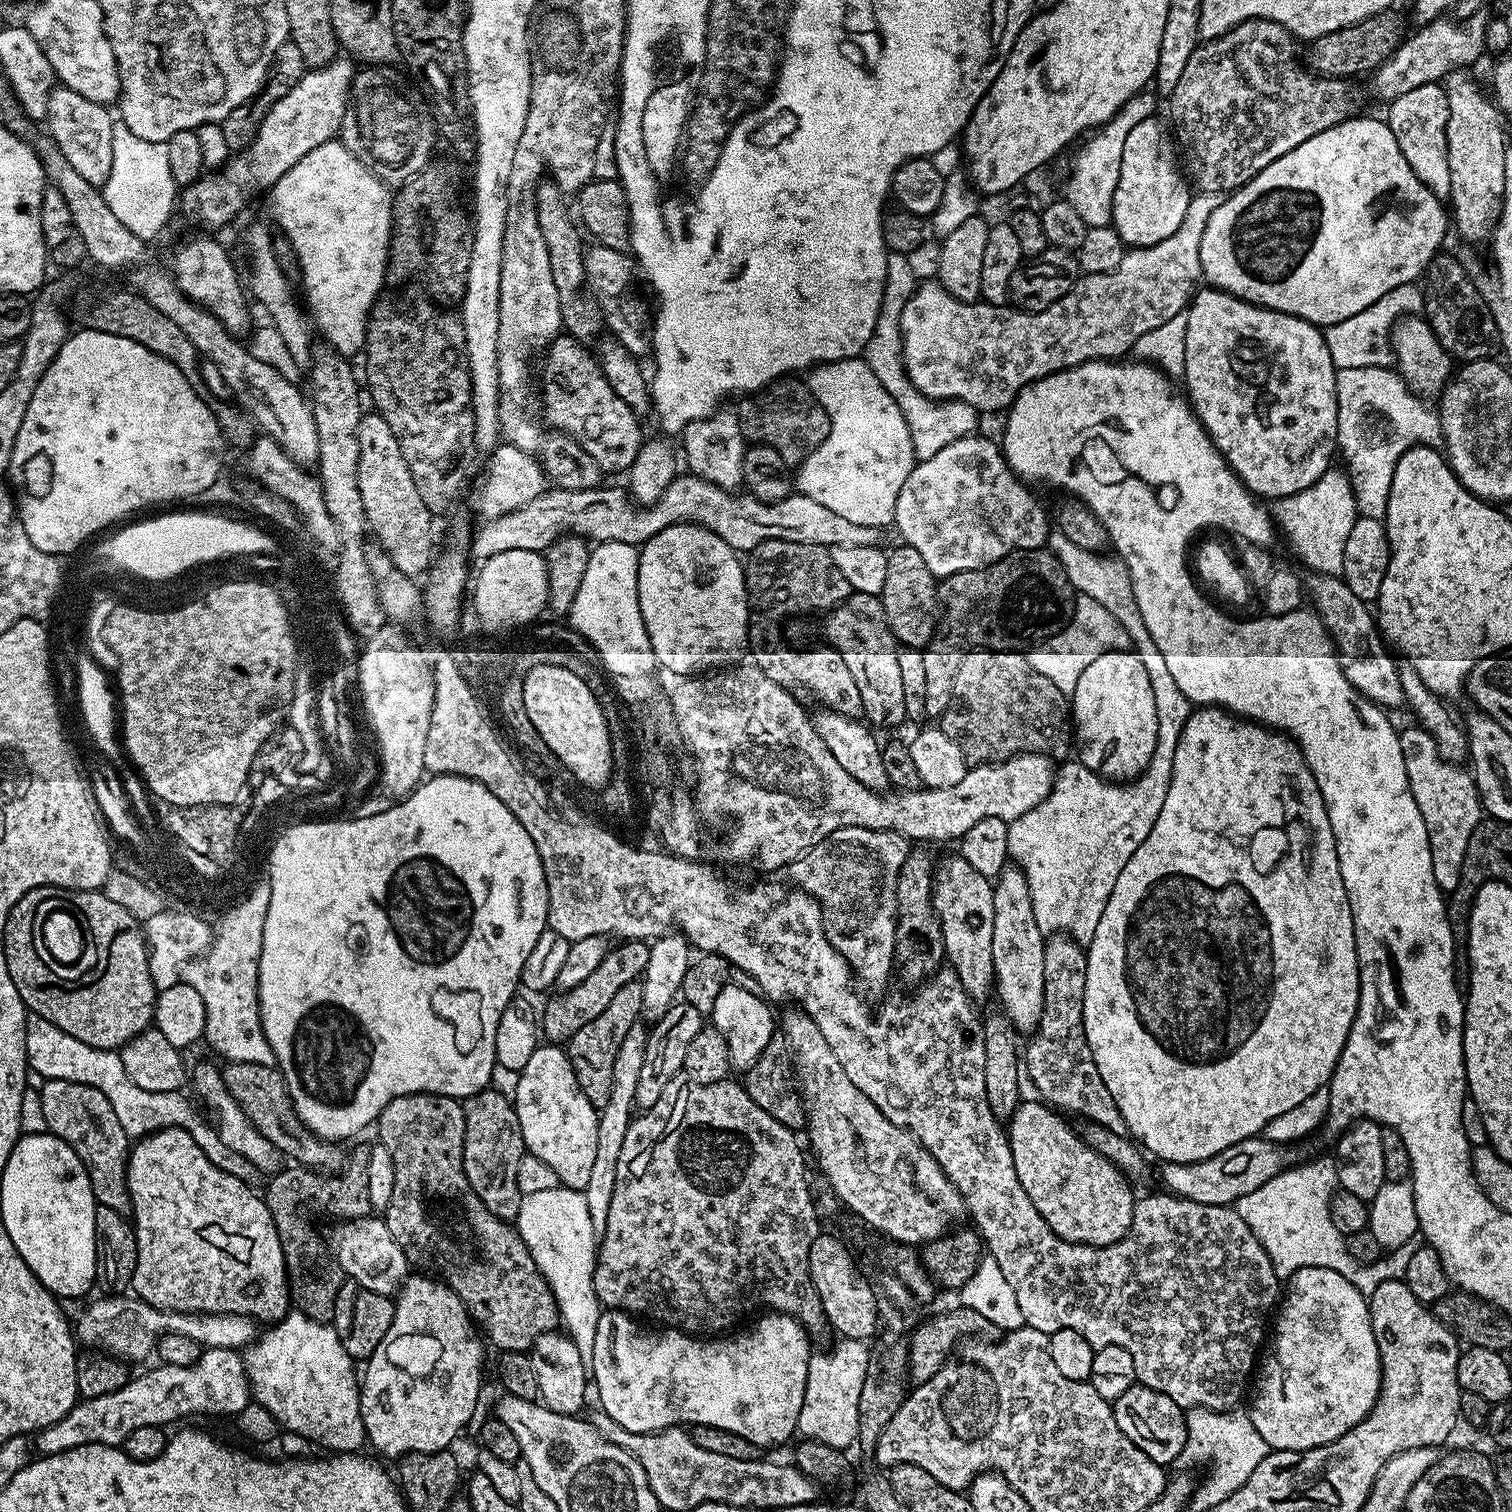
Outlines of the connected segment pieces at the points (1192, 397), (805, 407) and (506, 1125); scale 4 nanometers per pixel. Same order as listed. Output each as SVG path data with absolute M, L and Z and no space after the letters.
M1204 286L1197 291L1190 301L1187 309L1188 321L1186 322L1186 366L1182 377L1183 387L1186 389L1186 399L1192 406L1193 412L1200 420L1202 427L1214 442L1214 446L1224 456L1224 461L1230 465L1248 491L1257 498L1283 498L1290 494L1298 494L1318 478L1327 468L1333 467L1332 455L1337 455L1338 440L1338 398L1335 392L1336 373L1338 366L1330 358L1330 350L1324 341L1324 333L1319 327L1306 322L1297 316L1275 312L1273 308L1262 308L1258 304L1250 304L1247 300L1239 300L1228 292L1221 292L1218 288Z
M781 378L773 380L767 388L749 395L738 407L740 432L745 441L770 450L778 450L790 466L799 466L824 440L828 432L828 415L800 378Z
M496 1086L483 1088L481 1092L475 1092L473 1096L467 1097L463 1101L464 1106L464 1149L462 1158L464 1159L464 1173L482 1206L490 1210L500 1220L509 1222L515 1221L518 1210L520 1209L521 1194L518 1190L518 1162L526 1154L522 1130L518 1122L515 1103L508 1100L496 1089Z

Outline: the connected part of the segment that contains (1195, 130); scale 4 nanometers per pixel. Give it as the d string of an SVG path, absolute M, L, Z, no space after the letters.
M1247 20L1238 26L1234 26L1218 38L1203 41L1197 45L1194 53L1190 54L1186 67L1182 70L1181 77L1178 78L1177 85L1174 86L1174 90L1168 97L1168 103L1170 103L1174 122L1172 130L1186 178L1199 193L1216 196L1235 192L1246 182L1250 182L1250 178L1254 178L1262 170L1266 170L1266 166L1270 166L1270 162L1282 158L1282 154L1290 154L1290 150L1294 150L1294 146L1302 146L1302 142L1306 142L1306 138L1314 138L1314 134L1322 134L1322 130L1330 130L1330 126L1340 124L1343 120L1351 120L1361 111L1360 88L1356 85L1359 83L1339 76L1316 75L1302 63L1301 53L1300 56L1296 53L1296 46L1298 46L1297 38L1278 22L1273 20Z

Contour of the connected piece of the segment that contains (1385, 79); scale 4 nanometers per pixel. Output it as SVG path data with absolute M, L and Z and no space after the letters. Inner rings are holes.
M1483 11L1467 18L1441 18L1419 27L1397 48L1385 64L1371 73L1372 88L1383 102L1402 98L1417 86L1440 84L1445 76L1457 70L1467 69L1480 55L1485 55L1484 35L1489 17ZM1412 36L1412 37L1411 37Z

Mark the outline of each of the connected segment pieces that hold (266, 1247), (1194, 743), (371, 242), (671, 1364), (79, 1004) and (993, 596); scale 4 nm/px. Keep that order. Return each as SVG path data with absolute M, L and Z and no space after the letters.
M167 1128L149 1136L141 1136L131 1145L128 1154L128 1193L132 1203L131 1215L134 1217L136 1241L138 1242L138 1262L134 1266L134 1278L131 1291L139 1299L146 1300L150 1306L174 1312L209 1312L210 1314L236 1314L249 1316L251 1320L278 1322L290 1311L288 1294L288 1267L282 1254L282 1242L278 1238L278 1230L274 1226L274 1218L268 1209L263 1195L253 1185L240 1180L234 1174L226 1174L226 1170L218 1170L206 1154L194 1142L190 1134L179 1128Z
M1200 706L1193 711L1192 716L1184 724L1182 738L1178 738L1178 750L1174 750L1174 774L1170 778L1170 790L1166 790L1166 802L1162 802L1162 811L1158 813L1158 822L1154 822L1154 830L1146 834L1142 846L1134 850L1130 862L1122 866L1122 874L1118 874L1118 882L1114 882L1114 890L1106 902L1106 910L1102 910L1102 918L1098 921L1098 930L1094 930L1094 938L1086 945L1086 951L1088 965L1084 995L1084 1033L1086 1042L1090 1046L1090 1054L1094 1054L1094 1066L1098 1066L1098 1074L1102 1074L1102 1082L1106 1082L1106 1090L1110 1090L1110 1098L1114 1098L1131 1139L1139 1142L1145 1153L1153 1152L1160 1162L1193 1164L1199 1160L1214 1158L1214 1154L1226 1150L1226 1146L1234 1146L1234 1142L1249 1140L1251 1136L1260 1136L1267 1129L1269 1122L1278 1118L1278 1114L1286 1114L1286 1110L1294 1110L1294 1106L1306 1102L1310 1094L1314 1094L1331 1081L1338 1058L1348 1041L1350 1026L1354 1022L1356 1007L1360 1001L1360 967L1356 957L1356 931L1346 886L1342 882L1336 839L1334 830L1330 826L1328 808L1324 805L1324 799L1318 790L1318 782L1308 769L1299 744L1291 736L1253 724L1250 720L1237 718L1223 708Z
M335 139L328 140L322 146L310 150L310 154L306 154L306 158L302 158L302 162L290 166L290 170L286 170L286 174L282 174L282 178L278 178L278 182L272 185L270 195L272 195L272 216L280 223L279 231L292 244L298 273L300 272L301 278L304 279L304 296L308 299L308 308L312 311L312 316L316 319L321 334L325 336L323 339L344 357L354 357L355 352L357 355L363 349L364 329L368 327L368 314L372 311L372 305L381 295L380 287L384 284L384 276L386 280L388 248L392 244L393 193L390 191L389 185L379 180L370 170L366 170L366 166L362 166L362 162L358 162L358 158L354 158L354 154L350 154L350 150L346 150L346 146L341 144L339 139Z
M615 1310L601 1311L598 1318L598 1331L594 1334L594 1354L592 1355L591 1379L594 1381L594 1392L600 1395L599 1407L618 1426L626 1426L626 1430L634 1430L638 1434L647 1432L662 1432L665 1428L677 1426L691 1426L701 1424L702 1426L718 1426L718 1430L730 1430L730 1434L742 1434L750 1442L754 1442L762 1450L768 1450L775 1444L784 1444L791 1438L792 1432L797 1431L796 1423L798 1414L802 1410L802 1398L806 1394L806 1378L808 1377L808 1349L809 1333L804 1331L803 1326L793 1316L786 1316L782 1312L769 1311L753 1328L732 1336L729 1340L724 1338L697 1338L692 1334L685 1334L675 1328L665 1327L664 1332L643 1332L637 1321L627 1312Z
M35 888L27 892L17 904L12 907L8 915L6 926L2 930L4 944L2 951L6 954L6 966L18 994L22 998L25 1009L31 1015L46 1018L46 1022L54 1022L58 1030L66 1030L70 1038L78 1038L78 1042L86 1042L86 1046L95 1048L110 1048L119 1050L131 1042L138 1034L142 1034L153 1023L152 1015L156 1009L156 994L158 989L150 978L148 965L148 943L144 941L144 930L141 921L130 914L118 902L110 902L103 890L94 892L76 892L72 888Z
M1047 547L1011 552L985 568L943 577L936 585L936 598L942 605L942 611L939 613L932 641L923 649L926 669L925 717L939 718L950 706L950 698L954 694L954 678L958 674L958 666L964 653L973 650L1018 652L1031 649L1042 640L1049 640L1072 620L1077 595L1070 578L1066 578L1066 570L1062 570L1058 558Z

